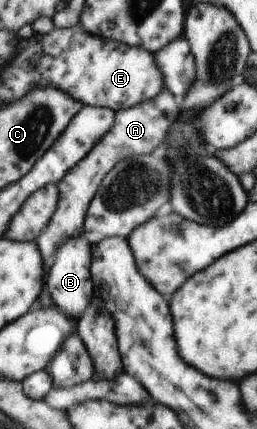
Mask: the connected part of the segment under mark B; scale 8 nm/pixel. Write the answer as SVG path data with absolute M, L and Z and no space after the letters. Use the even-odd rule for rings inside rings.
M82 236L69 240L68 243L62 243L57 252L57 258L54 259L54 268L50 268L50 280L46 280L50 286L48 292L54 296L54 304L61 309L66 316L78 318L82 312L89 310L93 303L95 295L95 286L93 285L92 275L92 257L93 247L89 241ZM92 300L92 302L90 302Z

